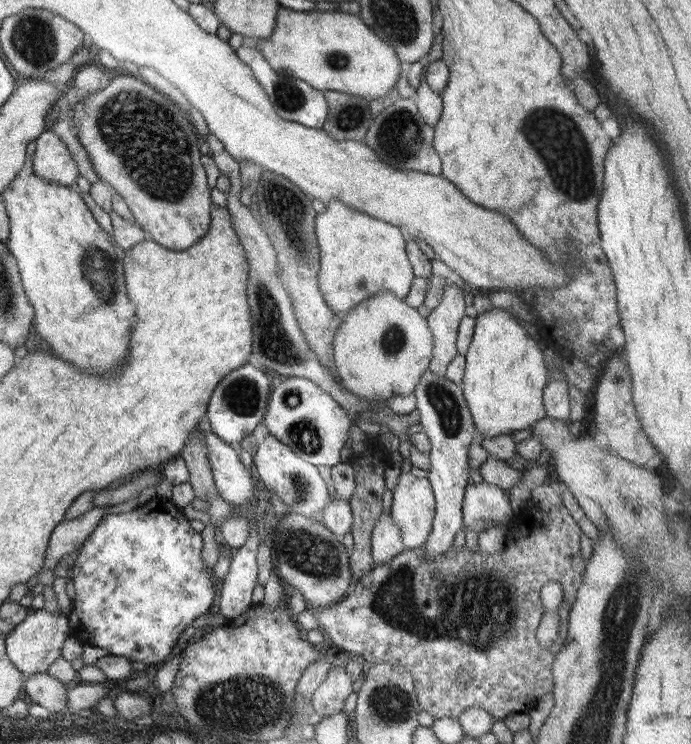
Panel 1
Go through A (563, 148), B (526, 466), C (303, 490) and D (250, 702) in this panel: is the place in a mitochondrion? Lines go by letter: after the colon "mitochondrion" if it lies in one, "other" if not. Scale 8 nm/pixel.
A: mitochondrion
B: other
C: mitochondrion
D: mitochondrion

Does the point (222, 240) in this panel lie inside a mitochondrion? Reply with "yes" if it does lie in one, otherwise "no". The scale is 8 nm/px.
no

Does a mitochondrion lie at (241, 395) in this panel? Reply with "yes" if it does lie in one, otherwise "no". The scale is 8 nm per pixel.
yes

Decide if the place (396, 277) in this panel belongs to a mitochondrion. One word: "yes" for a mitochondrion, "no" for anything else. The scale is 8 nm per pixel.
no

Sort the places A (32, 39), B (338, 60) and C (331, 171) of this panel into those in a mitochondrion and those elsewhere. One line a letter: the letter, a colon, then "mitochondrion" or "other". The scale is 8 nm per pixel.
A: mitochondrion
B: mitochondrion
C: other

